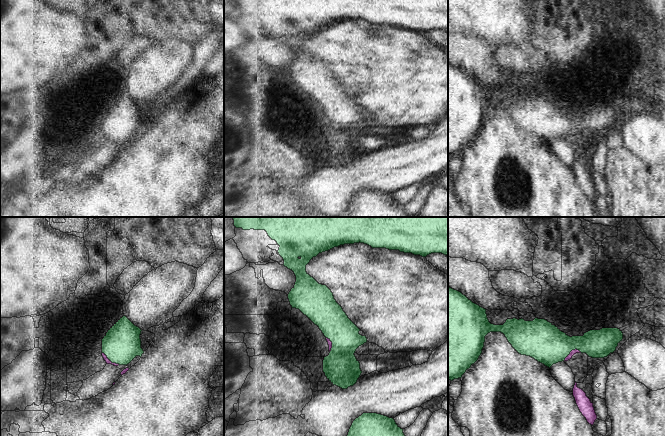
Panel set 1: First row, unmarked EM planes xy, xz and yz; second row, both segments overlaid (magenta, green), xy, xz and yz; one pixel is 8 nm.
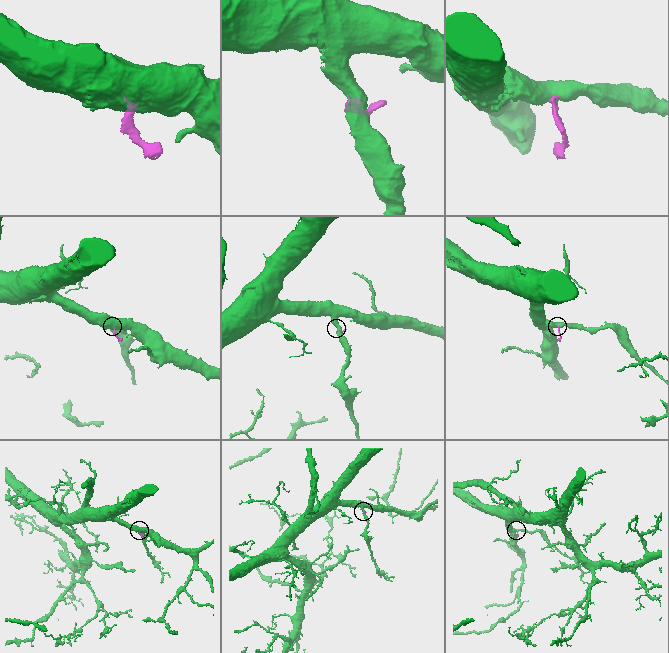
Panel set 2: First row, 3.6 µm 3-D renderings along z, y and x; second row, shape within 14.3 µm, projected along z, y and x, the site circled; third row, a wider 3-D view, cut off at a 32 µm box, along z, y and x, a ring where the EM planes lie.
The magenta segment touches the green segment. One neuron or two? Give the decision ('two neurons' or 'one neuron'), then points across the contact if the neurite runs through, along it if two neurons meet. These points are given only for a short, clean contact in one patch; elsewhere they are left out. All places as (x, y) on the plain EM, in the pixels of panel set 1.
one neuron | across yz (575, 127), (571, 127), (544, 118)

